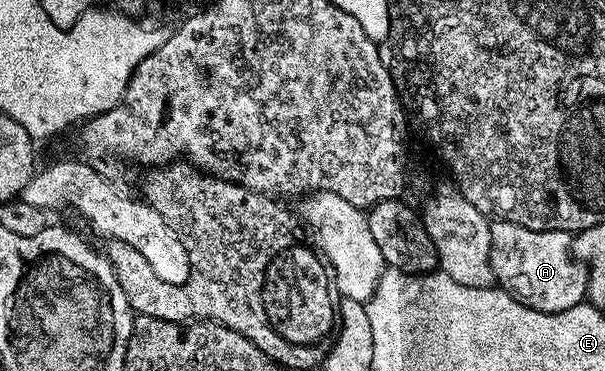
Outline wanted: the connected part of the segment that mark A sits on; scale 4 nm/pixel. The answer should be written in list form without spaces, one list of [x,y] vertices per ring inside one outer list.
[[[499,219],[491,222],[490,263],[495,284],[534,311],[557,313],[585,304],[588,267],[572,254],[573,234],[562,231],[530,231],[530,227]]]

